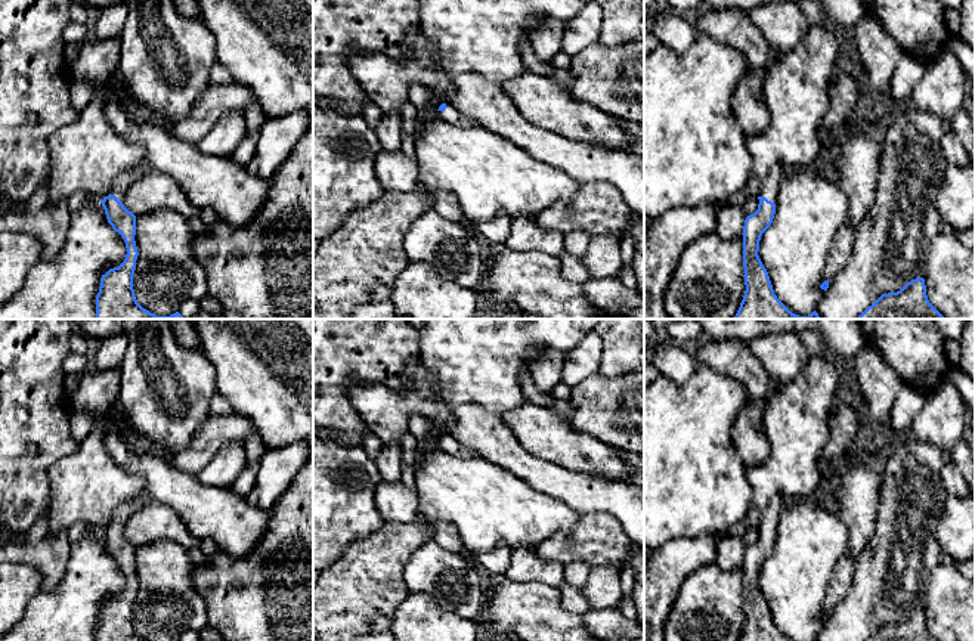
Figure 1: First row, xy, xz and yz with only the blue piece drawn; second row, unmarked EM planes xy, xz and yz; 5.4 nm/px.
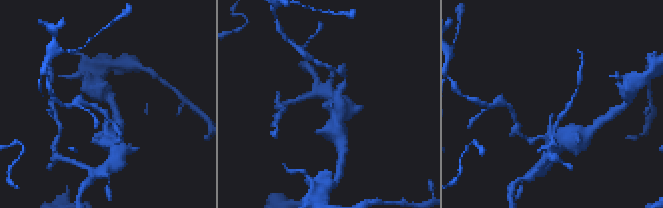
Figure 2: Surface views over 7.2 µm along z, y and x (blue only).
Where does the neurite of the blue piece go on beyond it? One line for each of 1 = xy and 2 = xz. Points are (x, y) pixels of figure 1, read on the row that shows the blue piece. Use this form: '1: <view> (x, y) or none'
1: xy (124, 182)
2: xz (451, 114)

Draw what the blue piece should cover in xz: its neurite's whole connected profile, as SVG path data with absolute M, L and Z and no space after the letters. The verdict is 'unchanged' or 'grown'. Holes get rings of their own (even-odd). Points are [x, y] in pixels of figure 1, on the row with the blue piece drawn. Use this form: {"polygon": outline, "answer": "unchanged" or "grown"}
{"polygon": "M442 103L434 114L440 120L455 124L455 126L470 126L473 121L465 117L462 112L459 112L456 108L454 108L451 103Z", "answer": "grown"}

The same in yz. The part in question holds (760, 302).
{"polygon": "M780 164L768 171L758 196L758 210L745 220L742 235L746 291L733 319L821 319L815 310L808 316L792 313L774 294L768 272L758 256L761 236L776 214L779 186L784 173Z", "answer": "grown"}

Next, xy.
{"polygon": "M143 161L139 167L120 174L114 180L109 195L100 201L108 223L123 236L127 254L118 267L109 269L100 278L96 319L185 319L179 312L170 316L157 316L143 309L134 298L133 275L139 256L134 241L136 216L124 207L123 199L149 168L151 165Z", "answer": "grown"}

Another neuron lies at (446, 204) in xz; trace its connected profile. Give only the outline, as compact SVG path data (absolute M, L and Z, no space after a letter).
M420 183L418 188L431 193L431 210L436 211L439 216L451 222L456 222L464 227L473 226L473 223L465 217L456 195L443 189L427 189L422 183Z

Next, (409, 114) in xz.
M409 100L402 106L400 109L400 151L417 161L417 152L415 152L415 139L414 139L414 130L421 118L420 109L411 103Z

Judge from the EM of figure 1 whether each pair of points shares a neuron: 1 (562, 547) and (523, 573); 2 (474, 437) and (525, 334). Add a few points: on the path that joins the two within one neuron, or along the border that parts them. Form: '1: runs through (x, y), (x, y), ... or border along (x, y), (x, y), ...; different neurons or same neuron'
1: border along (534, 548), (541, 559), (556, 560), (563, 566); different neurons
2: border along (452, 411), (461, 405), (480, 405), (501, 415); different neurons

